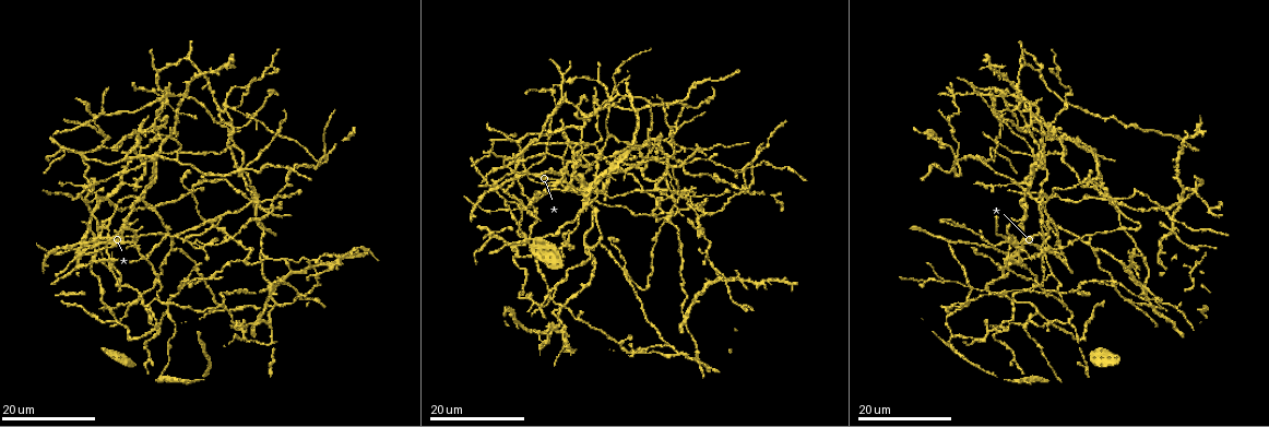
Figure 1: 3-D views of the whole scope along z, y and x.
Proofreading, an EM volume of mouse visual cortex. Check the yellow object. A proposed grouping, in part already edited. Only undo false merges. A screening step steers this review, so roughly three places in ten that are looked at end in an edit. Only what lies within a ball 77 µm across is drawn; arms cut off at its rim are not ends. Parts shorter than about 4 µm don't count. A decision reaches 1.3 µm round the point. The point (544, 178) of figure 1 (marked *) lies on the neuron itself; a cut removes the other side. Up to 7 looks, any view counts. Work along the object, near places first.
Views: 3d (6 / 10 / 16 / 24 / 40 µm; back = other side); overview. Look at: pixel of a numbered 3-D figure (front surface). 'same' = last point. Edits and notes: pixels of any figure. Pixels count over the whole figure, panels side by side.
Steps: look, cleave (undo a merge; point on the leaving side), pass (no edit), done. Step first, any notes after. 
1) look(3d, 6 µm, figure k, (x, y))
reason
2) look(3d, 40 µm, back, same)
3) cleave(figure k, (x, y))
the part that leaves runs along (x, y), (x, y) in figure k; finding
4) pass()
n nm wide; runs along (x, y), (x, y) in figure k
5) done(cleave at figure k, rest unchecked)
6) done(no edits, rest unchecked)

look(3d, 24 µm, figure 1, (969, 297))
a fork

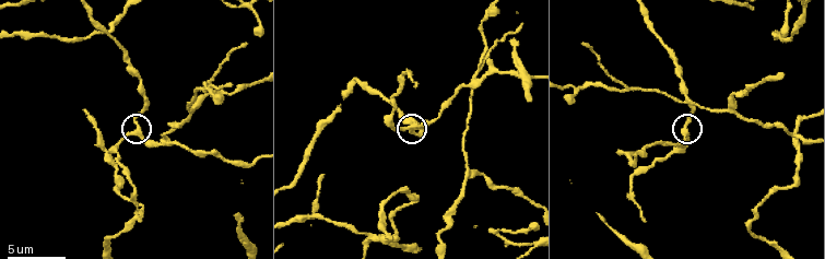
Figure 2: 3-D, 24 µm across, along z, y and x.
look(3d, 6 µm, figure 2, (137, 131))

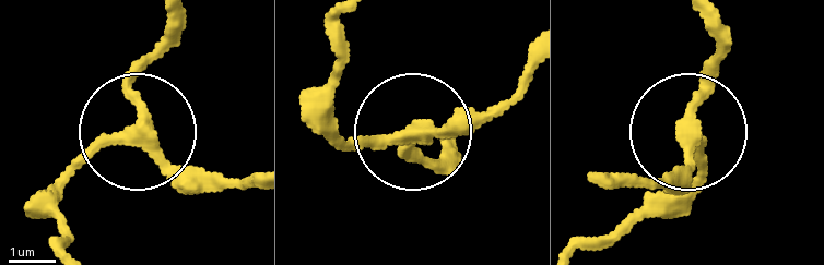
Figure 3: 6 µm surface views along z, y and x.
pass()
runs along (701, 12), (716, 59), (685, 125), (697, 196) in figure 3; all the same neuron

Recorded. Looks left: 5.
look(3d, 16 µm, figure 1, (529, 206))
looks like a crossing

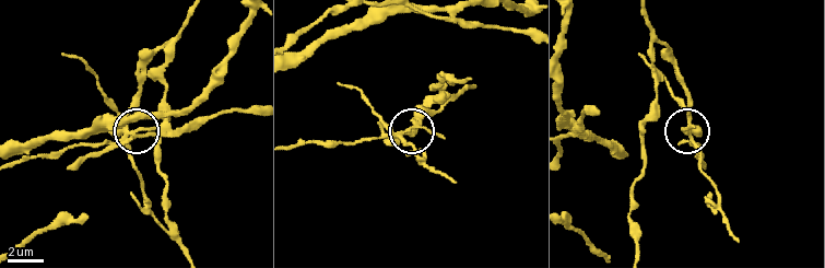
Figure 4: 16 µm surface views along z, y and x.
look(3d, 6 µm, figure 4, (691, 134))

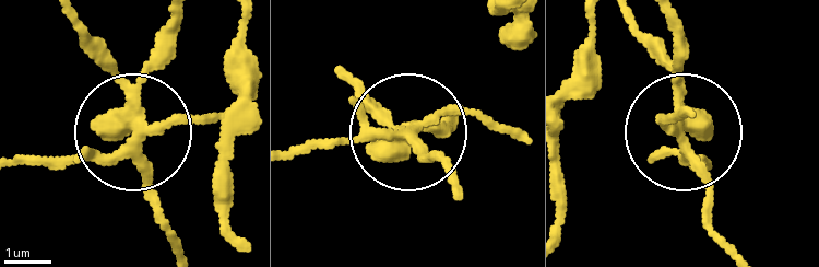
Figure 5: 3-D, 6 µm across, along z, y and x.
cleave(figure 5, (80, 151))
5 arms; the part that leaves runs along (135, 111), (113, 150), (19, 158) in figure 5; a second neuron is stuck on

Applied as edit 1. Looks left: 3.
look(3d, 16 µm, figure 1, (702, 214))
three arms meet

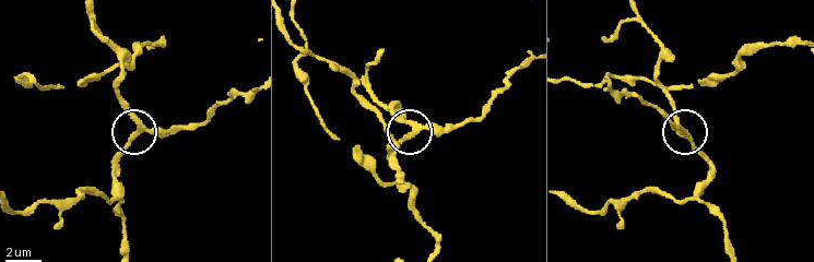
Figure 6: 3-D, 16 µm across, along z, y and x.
look(3d, 6 µm, figure 6, (143, 128))
closer look

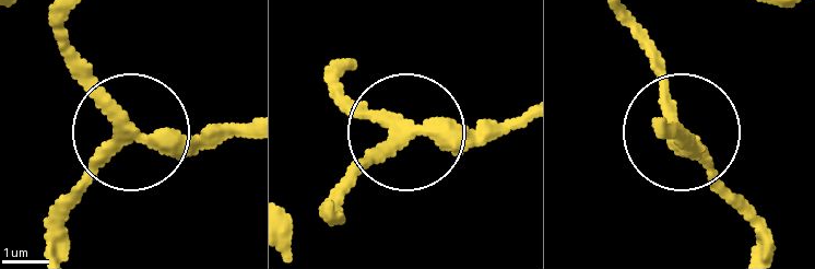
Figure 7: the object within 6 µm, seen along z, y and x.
pass()
runs along (65, 15), (68, 50), (134, 129), (248, 133) in figure 7; one neuron here

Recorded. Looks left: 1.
done(cleave at figure 5, rest unchecked)

